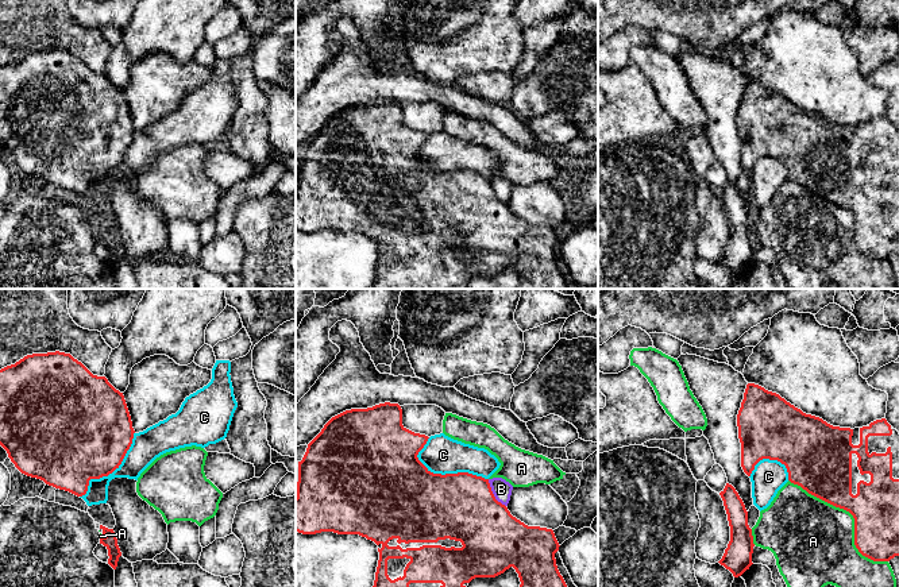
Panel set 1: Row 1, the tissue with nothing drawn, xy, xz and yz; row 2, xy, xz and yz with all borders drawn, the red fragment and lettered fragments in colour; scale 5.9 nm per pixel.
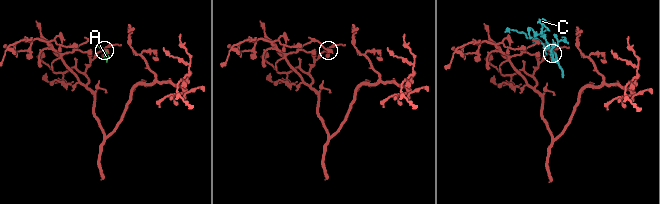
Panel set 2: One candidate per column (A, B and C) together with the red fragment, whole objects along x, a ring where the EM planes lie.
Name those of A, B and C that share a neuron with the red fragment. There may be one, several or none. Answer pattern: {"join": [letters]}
{"join": []}

